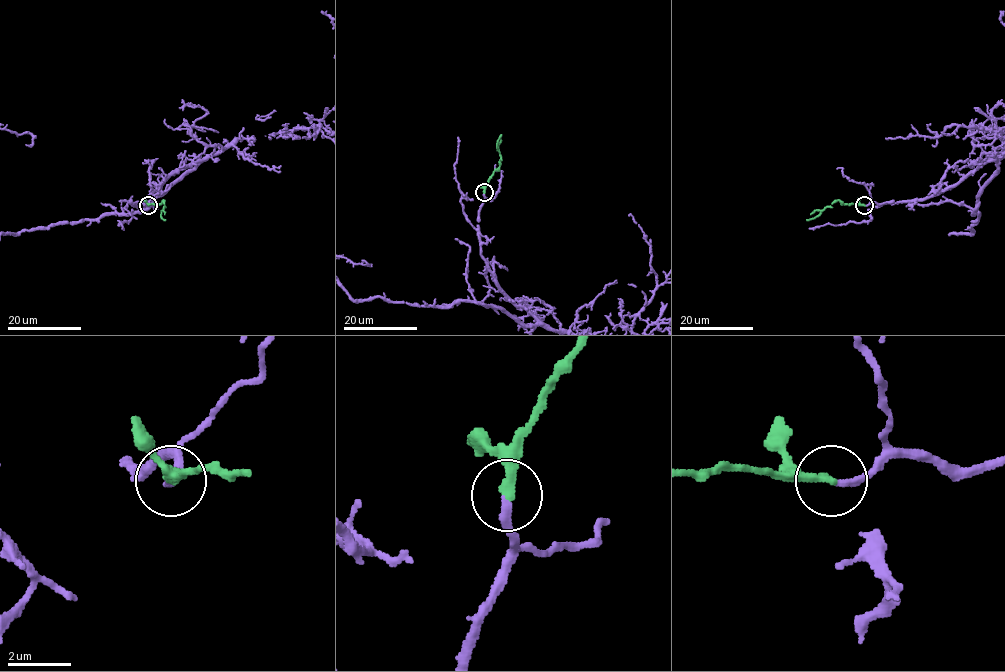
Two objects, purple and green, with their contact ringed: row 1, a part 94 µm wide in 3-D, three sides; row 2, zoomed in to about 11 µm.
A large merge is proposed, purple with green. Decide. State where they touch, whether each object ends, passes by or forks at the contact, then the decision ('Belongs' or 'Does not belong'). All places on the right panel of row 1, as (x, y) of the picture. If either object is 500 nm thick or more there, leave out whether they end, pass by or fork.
Place: (864, 205). At the ring purple ends. At the ring green ends. Belongs

